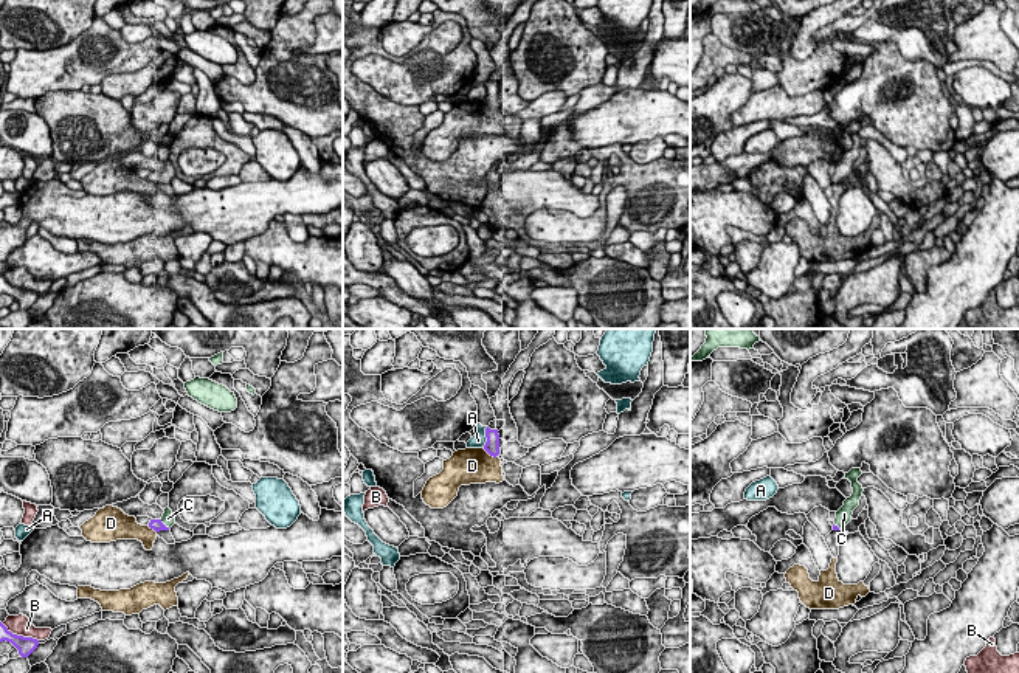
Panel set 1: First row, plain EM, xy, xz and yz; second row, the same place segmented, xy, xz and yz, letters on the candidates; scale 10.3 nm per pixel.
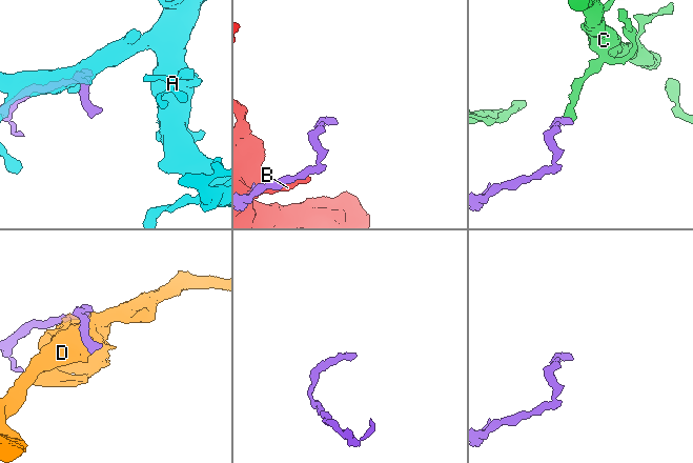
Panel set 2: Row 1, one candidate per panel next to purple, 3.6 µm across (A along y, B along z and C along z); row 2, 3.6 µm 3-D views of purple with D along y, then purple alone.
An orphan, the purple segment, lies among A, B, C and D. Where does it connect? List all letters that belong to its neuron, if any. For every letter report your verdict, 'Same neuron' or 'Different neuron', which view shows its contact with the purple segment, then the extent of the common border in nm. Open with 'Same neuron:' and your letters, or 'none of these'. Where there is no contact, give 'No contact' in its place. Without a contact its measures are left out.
Same neuron: C
A: Different neuron. Touches purple in xz. Shared border 220 nm
B: Different neuron. Touches purple in xy. Shared border 420 nm
C: Same neuron. Touches purple in xy. Shared border 150 nm
D: Different neuron. Touches purple in xz. Shared border 180 nm

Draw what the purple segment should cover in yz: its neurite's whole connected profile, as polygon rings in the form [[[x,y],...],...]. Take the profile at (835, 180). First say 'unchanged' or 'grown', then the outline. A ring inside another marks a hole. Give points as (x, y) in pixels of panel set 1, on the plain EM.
grown | [[[851,121],[845,126],[845,132],[851,135],[853,146],[844,154],[844,158],[836,164],[833,183],[845,180],[851,174],[853,163],[859,158],[862,149],[862,138],[858,135],[858,130],[862,127],[861,121]]]

